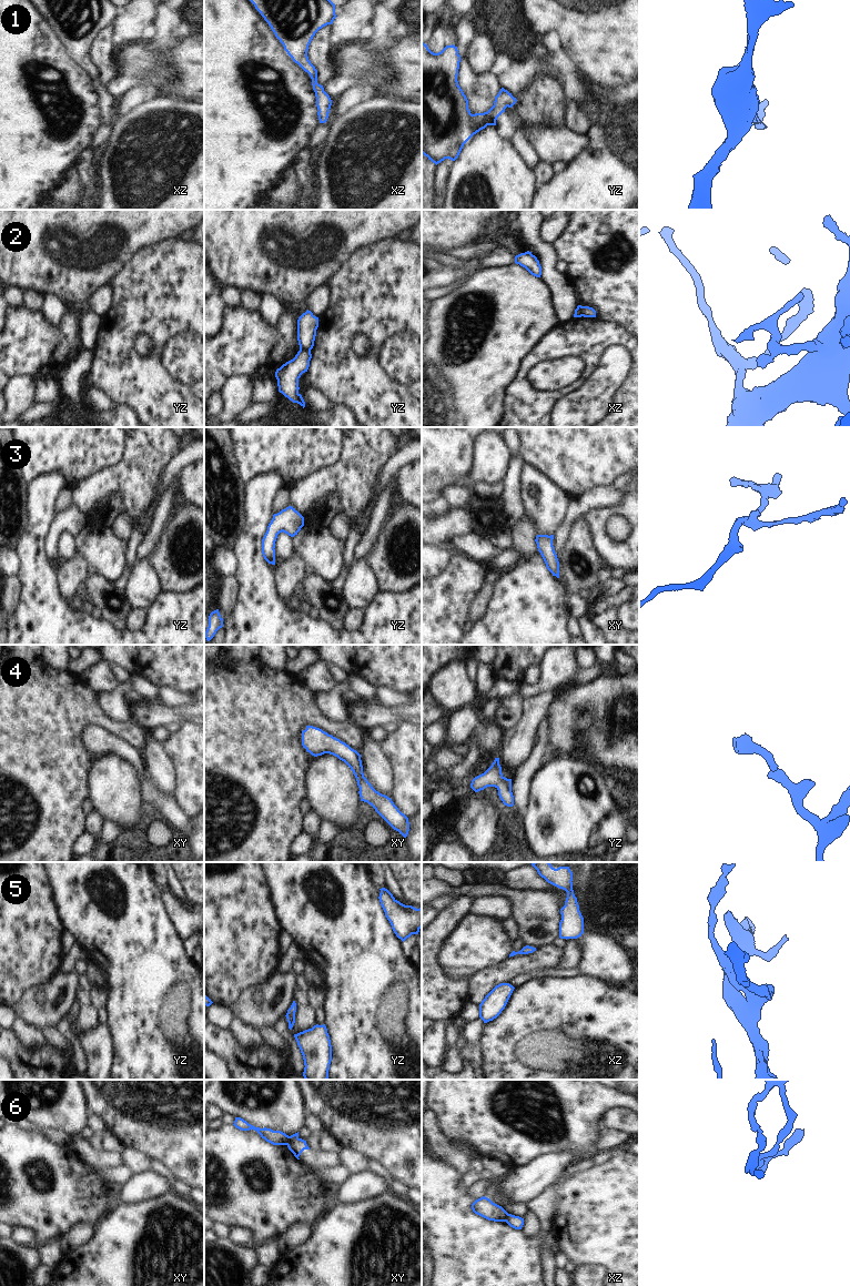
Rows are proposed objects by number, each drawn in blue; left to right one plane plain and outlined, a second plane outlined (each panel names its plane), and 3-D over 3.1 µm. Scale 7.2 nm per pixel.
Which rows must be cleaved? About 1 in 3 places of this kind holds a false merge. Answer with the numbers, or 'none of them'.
2, 6

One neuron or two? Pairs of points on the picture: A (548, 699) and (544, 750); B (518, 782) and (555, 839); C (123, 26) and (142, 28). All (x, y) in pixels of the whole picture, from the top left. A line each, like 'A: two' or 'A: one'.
A: two
B: two
C: one

